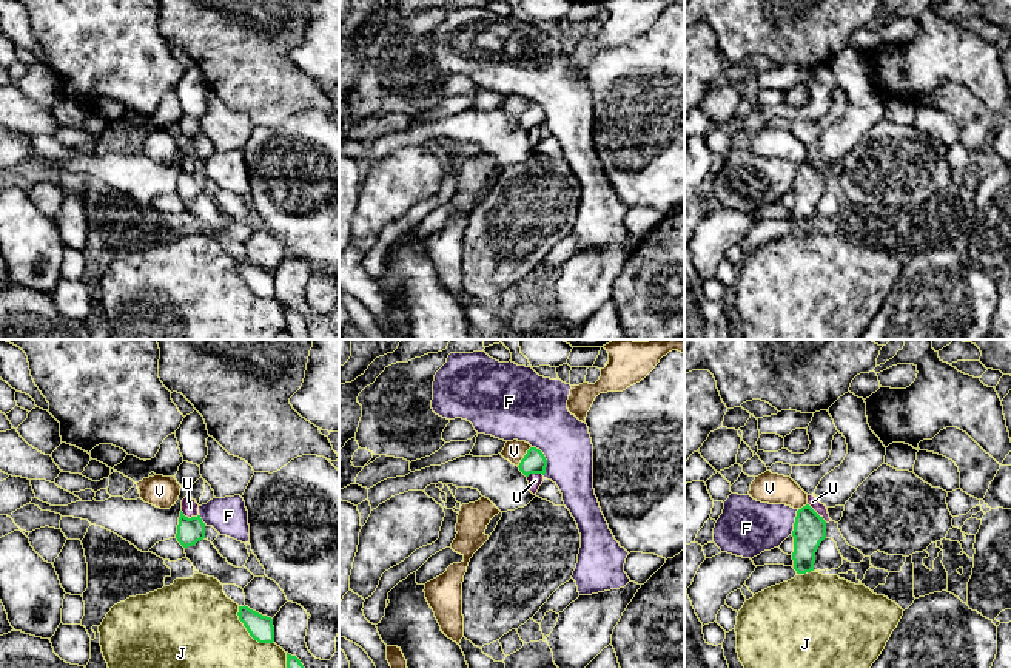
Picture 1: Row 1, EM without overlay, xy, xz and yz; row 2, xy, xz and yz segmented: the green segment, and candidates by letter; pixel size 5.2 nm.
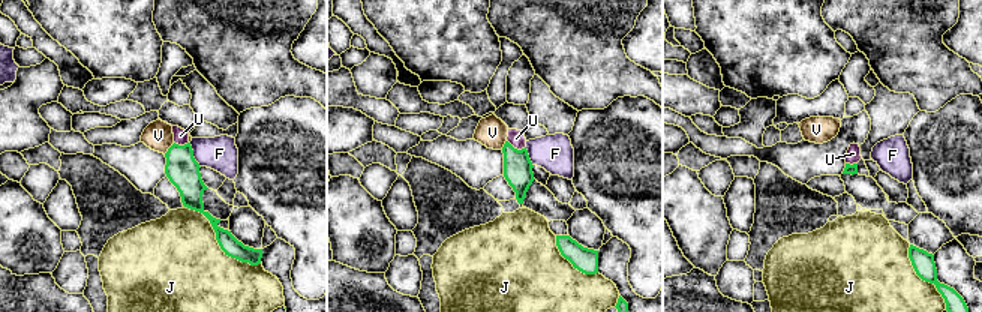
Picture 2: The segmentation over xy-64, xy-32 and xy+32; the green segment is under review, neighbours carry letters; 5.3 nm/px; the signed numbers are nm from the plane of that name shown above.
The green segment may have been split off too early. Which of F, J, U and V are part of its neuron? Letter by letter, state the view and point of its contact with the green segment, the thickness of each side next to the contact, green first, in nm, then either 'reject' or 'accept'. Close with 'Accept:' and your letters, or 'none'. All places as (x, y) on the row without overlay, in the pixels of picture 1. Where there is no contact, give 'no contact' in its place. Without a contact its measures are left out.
F: xz (544, 113) | 120/320 nm | reject
J: xy (247, 284) | 130/500 nm | reject
U: yz (816, 167) | 180/60 nm | reject
V: xz (524, 111) | 120/110 nm | reject
Accept: none

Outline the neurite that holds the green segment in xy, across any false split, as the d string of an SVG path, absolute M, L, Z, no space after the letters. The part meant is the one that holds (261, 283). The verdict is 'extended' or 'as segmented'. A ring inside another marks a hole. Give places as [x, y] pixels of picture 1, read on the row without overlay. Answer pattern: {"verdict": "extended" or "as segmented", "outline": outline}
{"verdict": "as segmented", "outline": "M245 259L239 261L237 270L254 295L259 298L274 296L274 281L271 272L262 270Z"}

